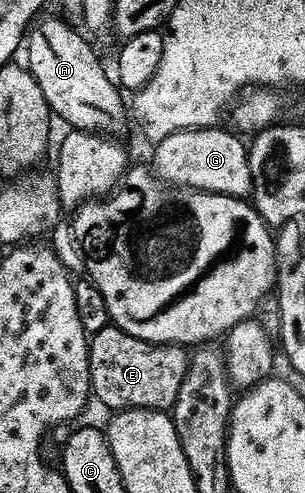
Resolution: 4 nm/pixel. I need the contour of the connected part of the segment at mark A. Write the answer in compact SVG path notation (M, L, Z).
M49 16L42 24L34 23L28 29L23 44L24 63L43 90L52 115L66 120L70 129L79 132L117 134L125 128L127 104L121 101L122 89L105 73L97 52L72 28Z

